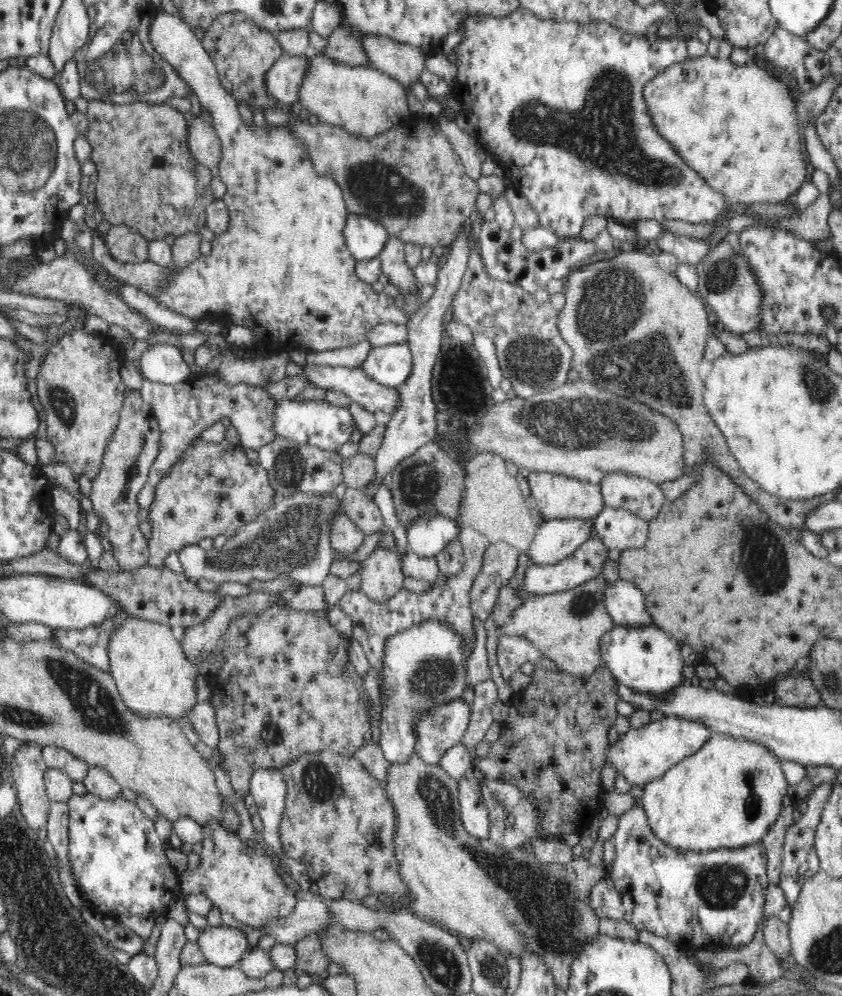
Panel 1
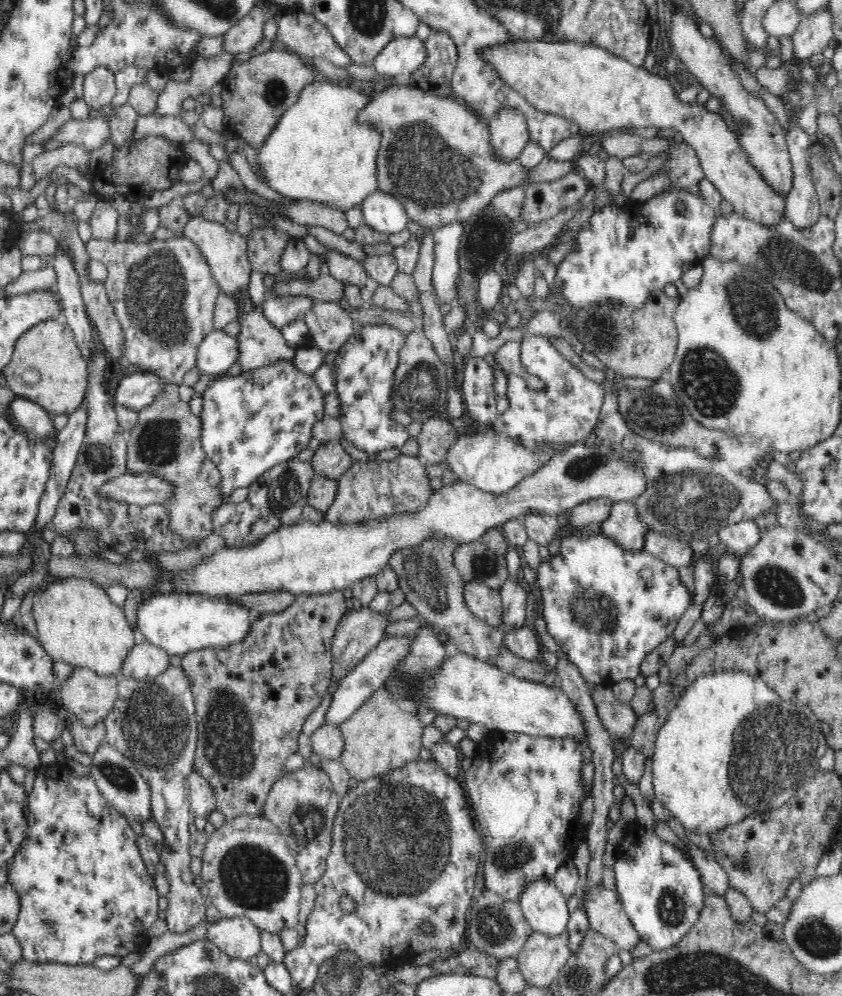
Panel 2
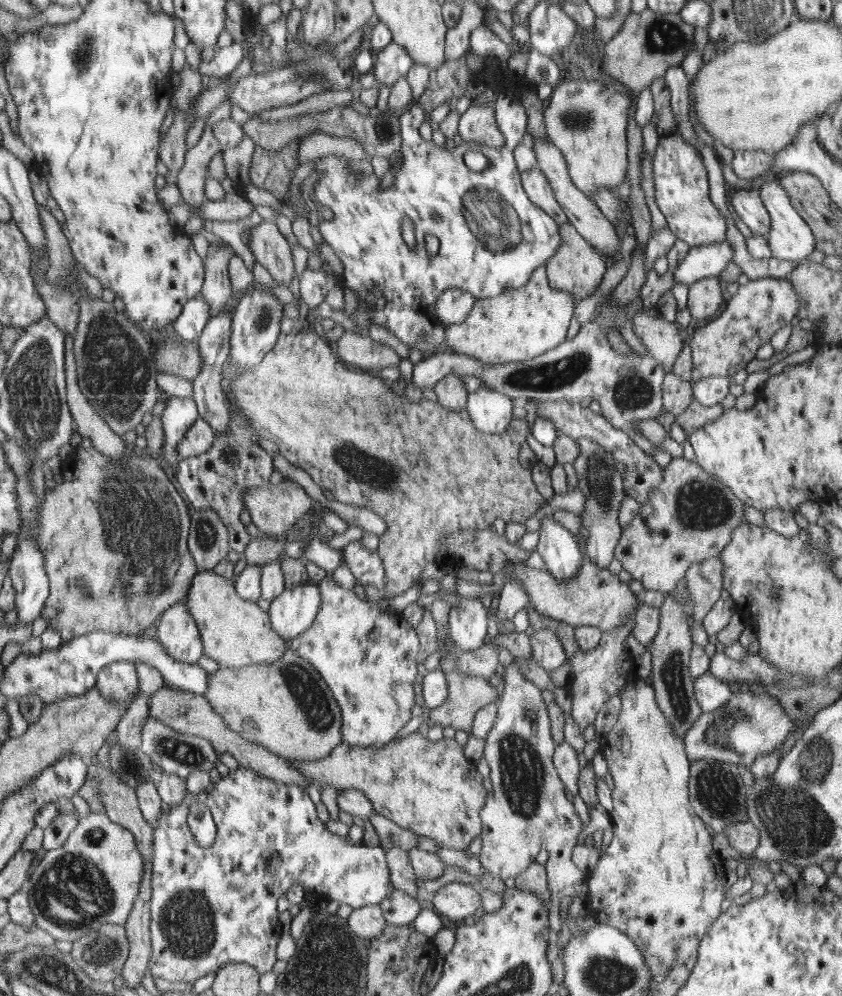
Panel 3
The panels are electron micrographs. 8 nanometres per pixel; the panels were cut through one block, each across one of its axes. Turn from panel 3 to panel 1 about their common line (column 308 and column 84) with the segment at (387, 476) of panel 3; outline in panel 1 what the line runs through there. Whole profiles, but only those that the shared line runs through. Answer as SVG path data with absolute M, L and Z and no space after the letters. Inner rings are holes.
M74 328L49 348L48 356L44 355L44 364L40 364L40 372L36 376L38 402L46 415L44 436L54 447L56 461L69 466L76 479L86 475L92 480L99 474L104 450L118 428L119 414L128 389L119 373L122 362L112 360L120 358L120 350L116 352L116 348L106 342L110 342L110 338L94 338L94 335L86 334L86 330Z

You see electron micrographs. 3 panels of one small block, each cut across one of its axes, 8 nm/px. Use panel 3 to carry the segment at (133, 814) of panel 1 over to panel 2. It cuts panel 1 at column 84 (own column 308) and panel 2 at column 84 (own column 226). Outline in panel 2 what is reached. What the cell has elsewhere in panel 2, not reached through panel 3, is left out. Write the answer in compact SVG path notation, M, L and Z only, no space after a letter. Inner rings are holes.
M48 766L46 772L37 768L33 788L27 799L29 800L29 828L20 850L13 856L13 861L10 863L9 878L6 882L15 894L20 895L18 918L12 928L12 934L17 938L23 951L23 960L30 963L57 963L80 967L93 964L94 960L102 956L118 956L119 958L127 956L128 958L130 953L136 952L138 948L142 948L144 944L148 943L148 928L158 920L160 908L158 907L158 891L156 891L155 880L145 867L145 861L138 849L137 835L130 827L127 818L107 803L92 776L78 776L70 768L67 768L66 772L60 774L58 778L56 778L56 766L54 768Z

